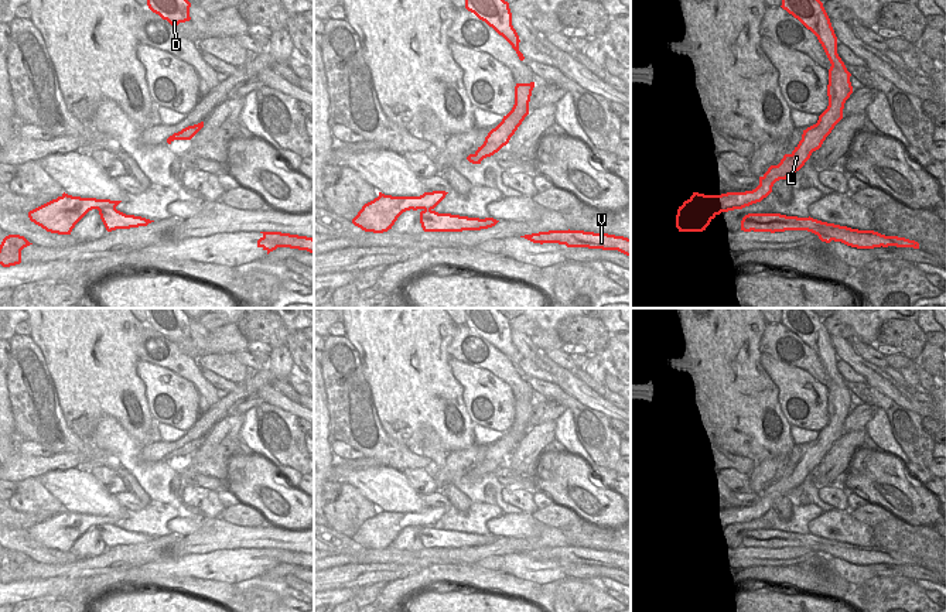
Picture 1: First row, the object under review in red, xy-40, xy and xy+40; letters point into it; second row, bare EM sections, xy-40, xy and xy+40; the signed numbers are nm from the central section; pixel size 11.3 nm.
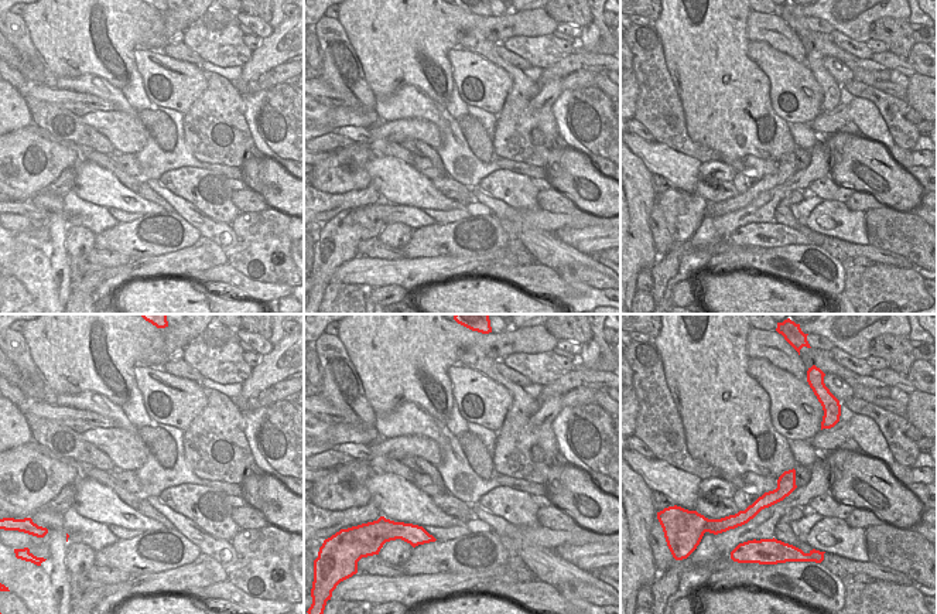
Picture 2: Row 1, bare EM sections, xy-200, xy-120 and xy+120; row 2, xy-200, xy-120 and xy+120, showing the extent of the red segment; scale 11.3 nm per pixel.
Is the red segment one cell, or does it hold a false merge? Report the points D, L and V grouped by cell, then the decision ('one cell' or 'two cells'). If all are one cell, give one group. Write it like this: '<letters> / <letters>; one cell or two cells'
D L / V; two cells

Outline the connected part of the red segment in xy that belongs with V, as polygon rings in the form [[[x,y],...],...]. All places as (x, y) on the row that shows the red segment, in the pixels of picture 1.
[[[549,230],[520,236],[533,243],[559,243],[567,247],[588,247],[602,250],[618,250],[631,257],[631,239],[608,233],[584,230]]]

